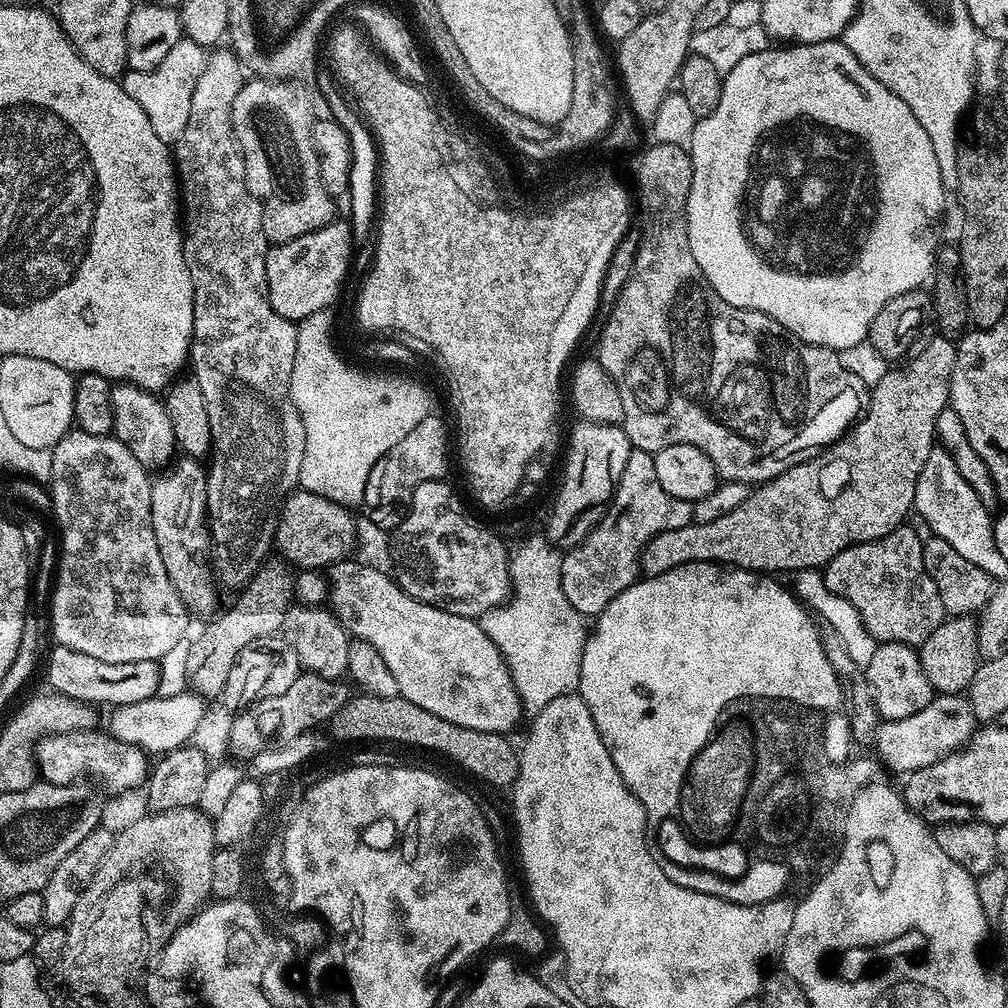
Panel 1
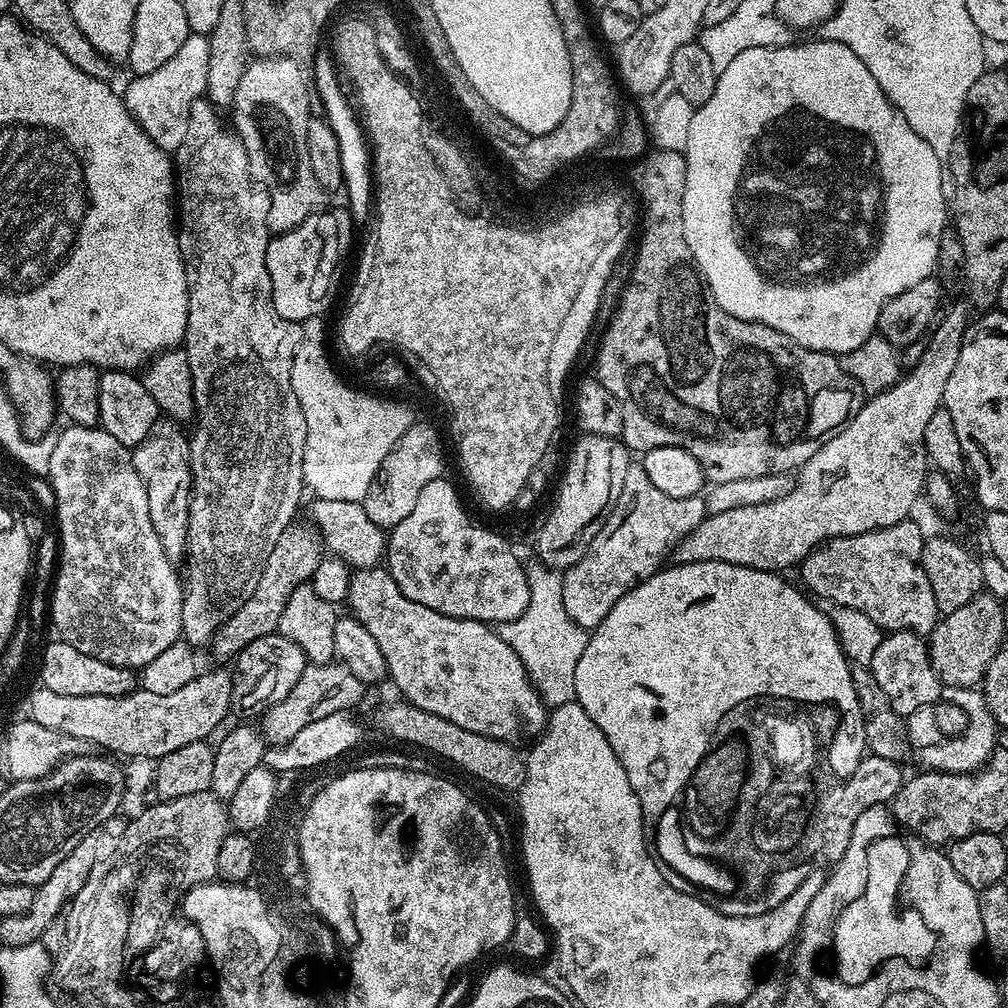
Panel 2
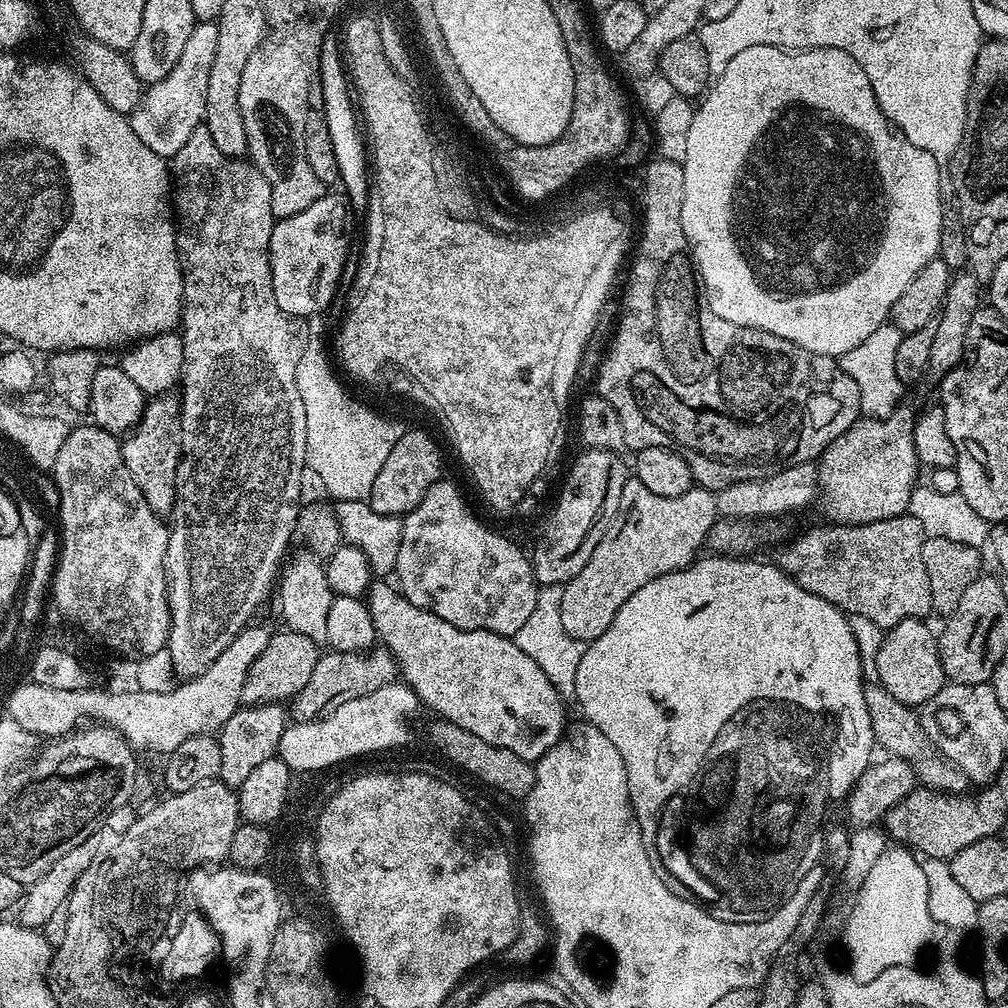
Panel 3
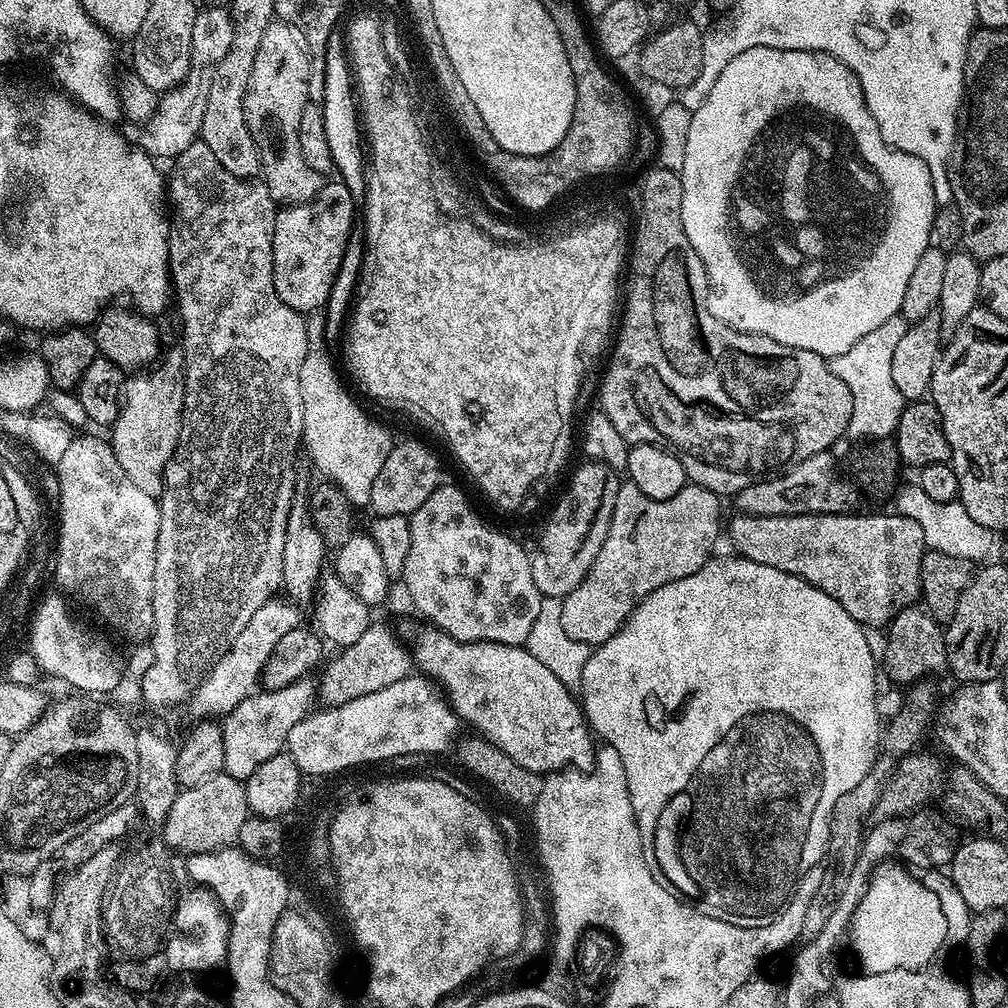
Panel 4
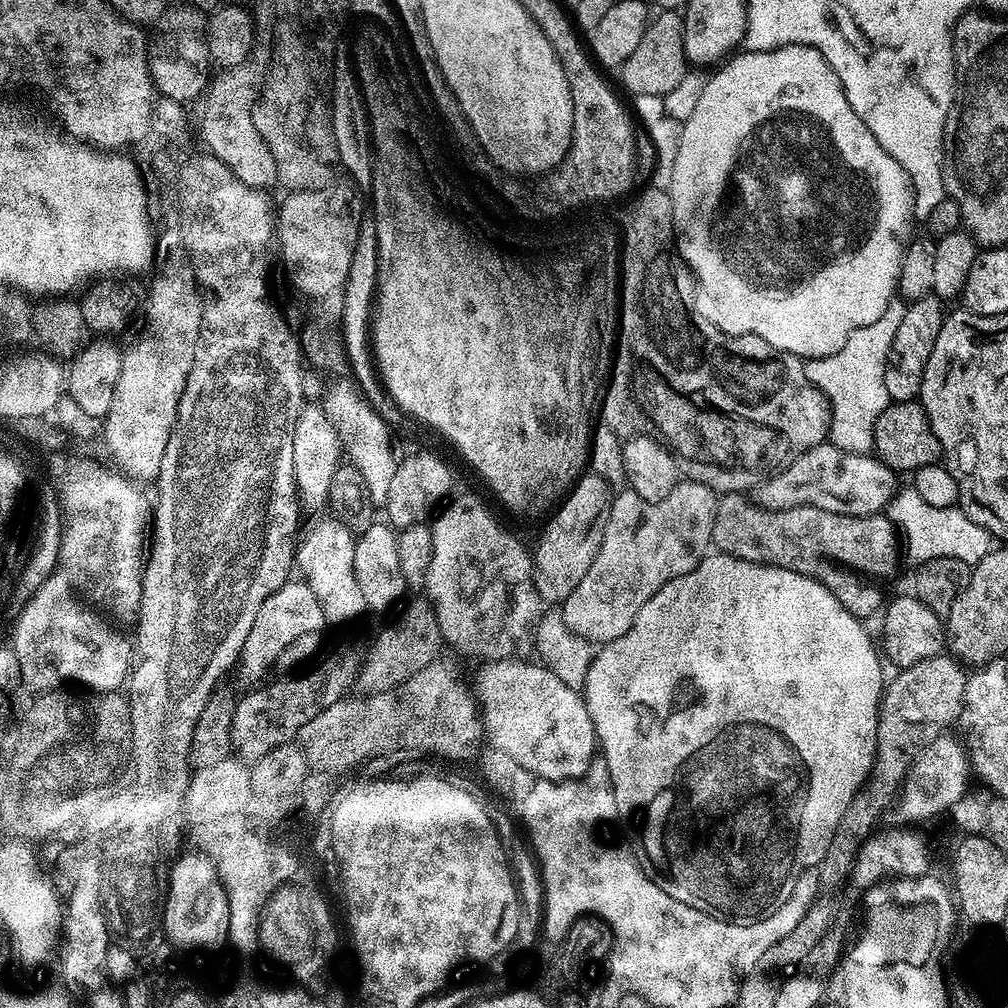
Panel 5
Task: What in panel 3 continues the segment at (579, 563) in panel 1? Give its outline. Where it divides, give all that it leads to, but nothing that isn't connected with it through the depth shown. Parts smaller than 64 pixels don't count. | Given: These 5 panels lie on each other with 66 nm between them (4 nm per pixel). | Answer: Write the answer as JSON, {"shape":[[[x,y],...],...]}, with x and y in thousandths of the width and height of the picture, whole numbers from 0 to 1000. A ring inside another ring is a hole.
{"shape":[[[624,474],[589,550],[585,550],[585,558],[559,580],[556,604],[562,627],[580,637],[601,629],[609,609],[621,601],[625,589],[637,585],[641,577],[657,573],[657,569],[682,563],[695,551],[694,543],[703,539],[711,515],[710,488],[705,484],[688,482],[673,494],[657,494],[657,490],[641,486],[635,476]]]}

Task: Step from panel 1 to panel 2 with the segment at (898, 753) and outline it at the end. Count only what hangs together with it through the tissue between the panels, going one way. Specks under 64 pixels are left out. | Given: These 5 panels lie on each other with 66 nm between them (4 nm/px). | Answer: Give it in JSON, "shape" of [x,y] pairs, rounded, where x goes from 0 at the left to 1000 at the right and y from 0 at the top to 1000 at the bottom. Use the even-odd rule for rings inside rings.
{"shape":[[[971,682],[937,683],[935,693],[925,700],[915,700],[915,704],[907,704],[907,708],[899,711],[899,735],[904,749],[914,754],[921,764],[935,766],[967,766],[975,762],[977,756],[984,751],[984,745],[990,737],[990,719],[978,700],[978,692]]]}

